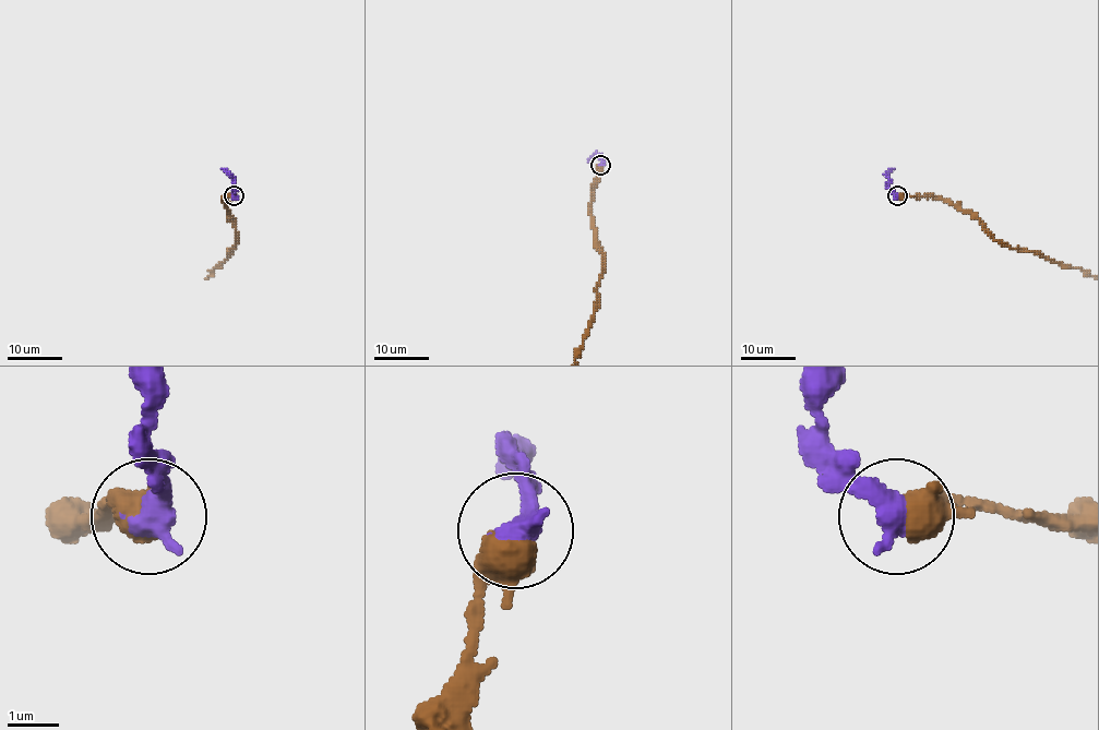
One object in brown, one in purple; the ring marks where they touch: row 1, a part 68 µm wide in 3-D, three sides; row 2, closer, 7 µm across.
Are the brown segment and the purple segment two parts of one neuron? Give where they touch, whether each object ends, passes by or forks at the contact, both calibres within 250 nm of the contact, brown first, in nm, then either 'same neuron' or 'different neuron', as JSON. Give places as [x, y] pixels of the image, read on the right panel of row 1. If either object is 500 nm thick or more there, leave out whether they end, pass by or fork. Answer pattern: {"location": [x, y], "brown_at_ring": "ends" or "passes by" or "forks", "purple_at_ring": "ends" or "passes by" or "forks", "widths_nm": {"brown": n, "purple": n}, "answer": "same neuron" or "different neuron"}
{"location": [897, 195], "widths_nm": {"brown": 500, "purple": 550}, "answer": "same neuron"}

